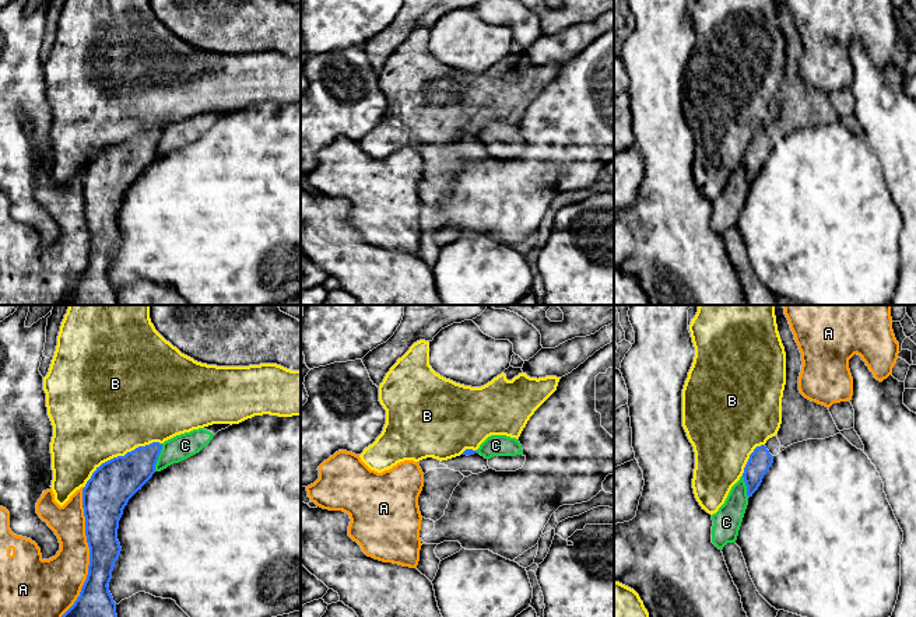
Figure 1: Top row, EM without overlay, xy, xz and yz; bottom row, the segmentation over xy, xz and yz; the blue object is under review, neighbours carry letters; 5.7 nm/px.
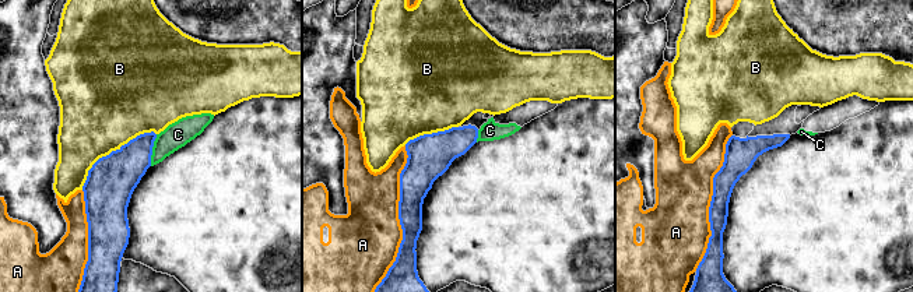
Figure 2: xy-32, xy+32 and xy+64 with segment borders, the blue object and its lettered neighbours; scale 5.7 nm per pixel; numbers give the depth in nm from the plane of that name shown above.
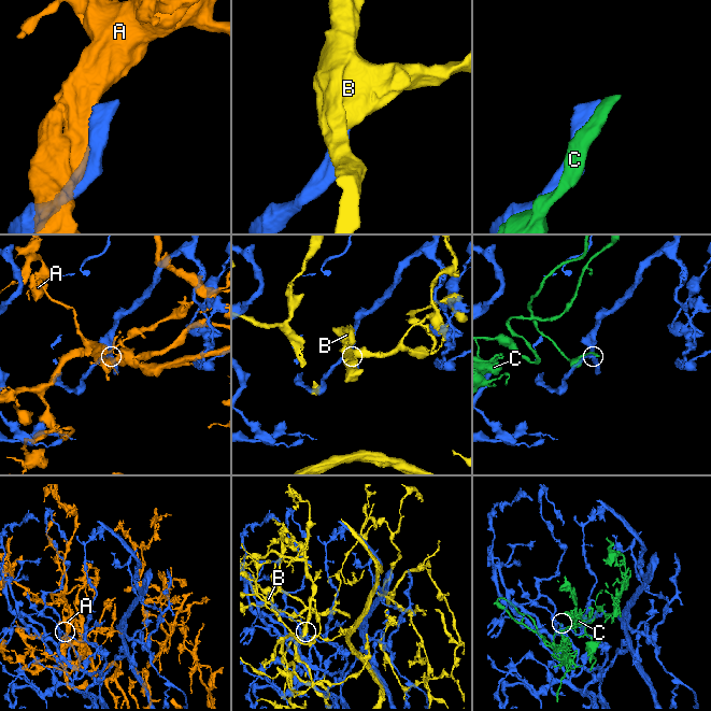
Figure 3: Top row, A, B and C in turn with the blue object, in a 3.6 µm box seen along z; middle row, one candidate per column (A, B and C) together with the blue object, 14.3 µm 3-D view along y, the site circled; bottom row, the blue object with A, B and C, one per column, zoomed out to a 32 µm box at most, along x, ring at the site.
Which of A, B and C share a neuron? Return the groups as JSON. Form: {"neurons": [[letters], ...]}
{"neurons": [["A"], ["B"], ["C"]]}

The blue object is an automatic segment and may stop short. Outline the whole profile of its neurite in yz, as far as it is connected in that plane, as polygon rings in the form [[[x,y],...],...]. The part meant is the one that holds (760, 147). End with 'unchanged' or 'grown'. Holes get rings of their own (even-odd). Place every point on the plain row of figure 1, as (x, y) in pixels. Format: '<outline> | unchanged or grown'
[[[775,0],[786,39],[786,71],[782,84],[782,111],[778,120],[757,133],[744,154],[748,185],[758,176],[780,134],[807,126],[825,126],[840,120],[828,94],[806,85],[799,77],[801,39],[785,0]]] | grown

